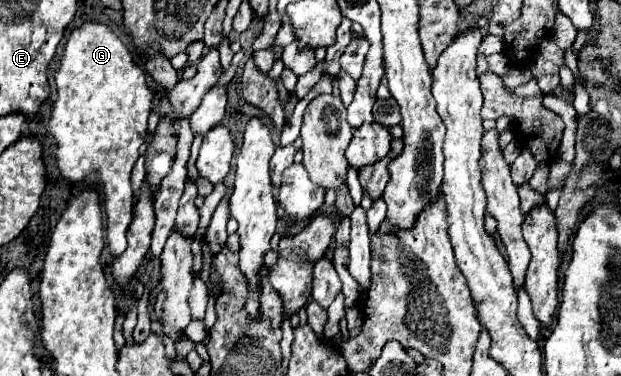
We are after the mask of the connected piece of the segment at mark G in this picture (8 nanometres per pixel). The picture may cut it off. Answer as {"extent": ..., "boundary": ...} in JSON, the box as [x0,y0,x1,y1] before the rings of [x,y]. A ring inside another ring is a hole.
{"extent":[49,21,155,255],"boundary":[[[87,21],[69,33],[63,49],[63,59],[55,71],[57,99],[53,101],[49,133],[57,141],[57,165],[61,175],[73,183],[97,185],[105,197],[107,213],[107,247],[113,255],[119,255],[127,247],[127,227],[133,219],[133,187],[131,169],[139,157],[139,147],[145,143],[147,119],[151,115],[151,101],[155,91],[147,85],[147,75],[133,59],[127,45],[113,33],[113,29],[99,21]]]}

